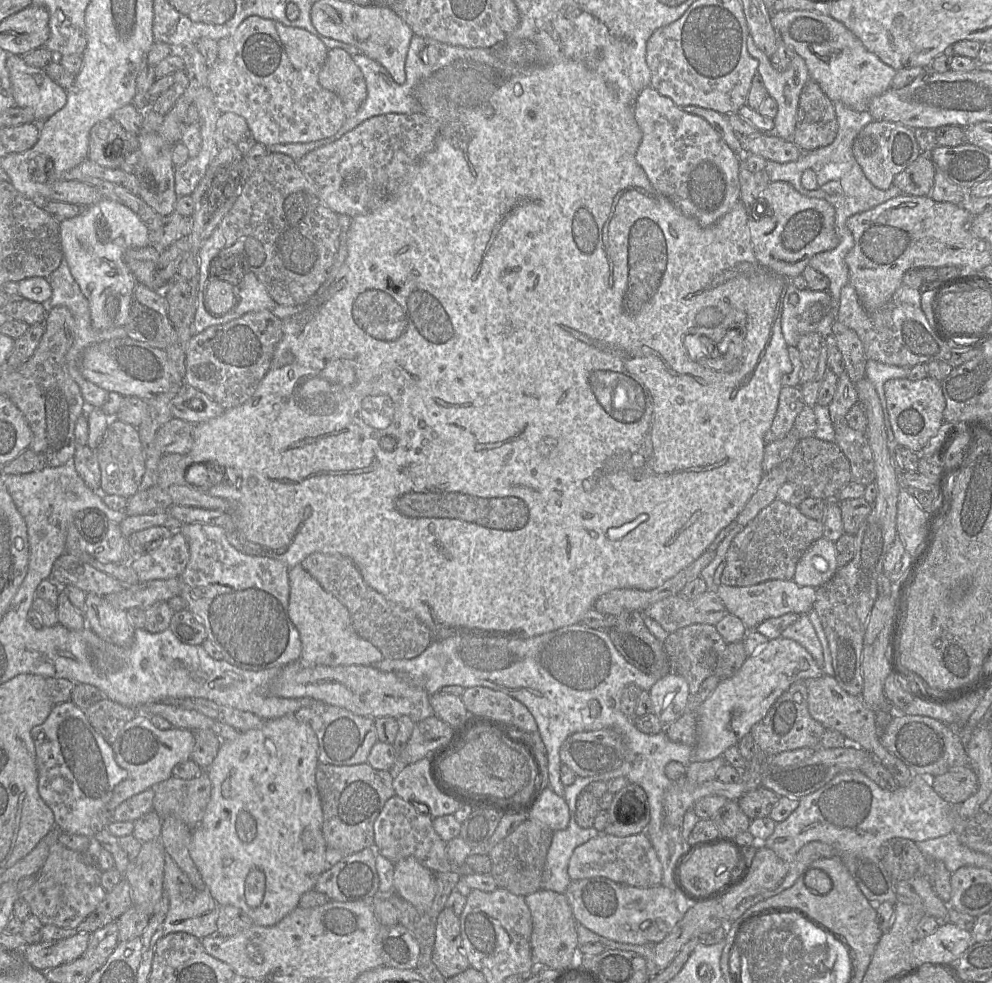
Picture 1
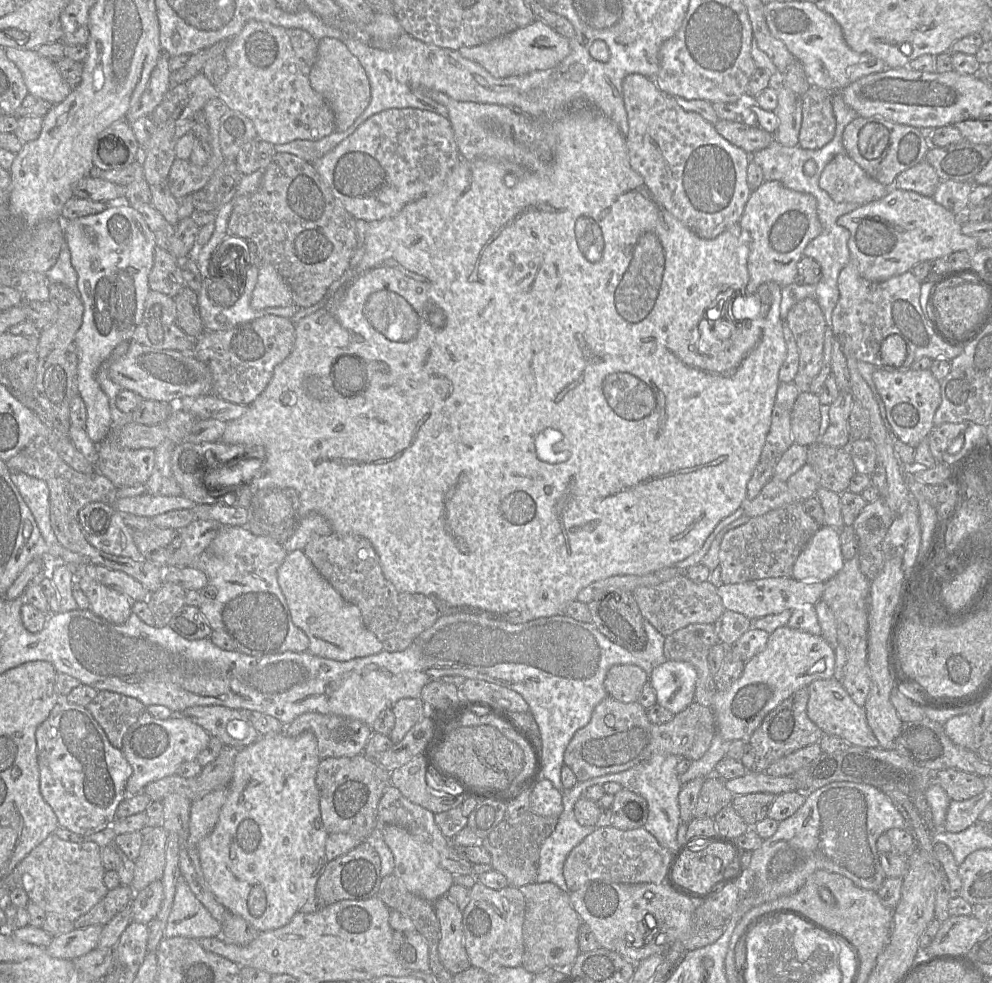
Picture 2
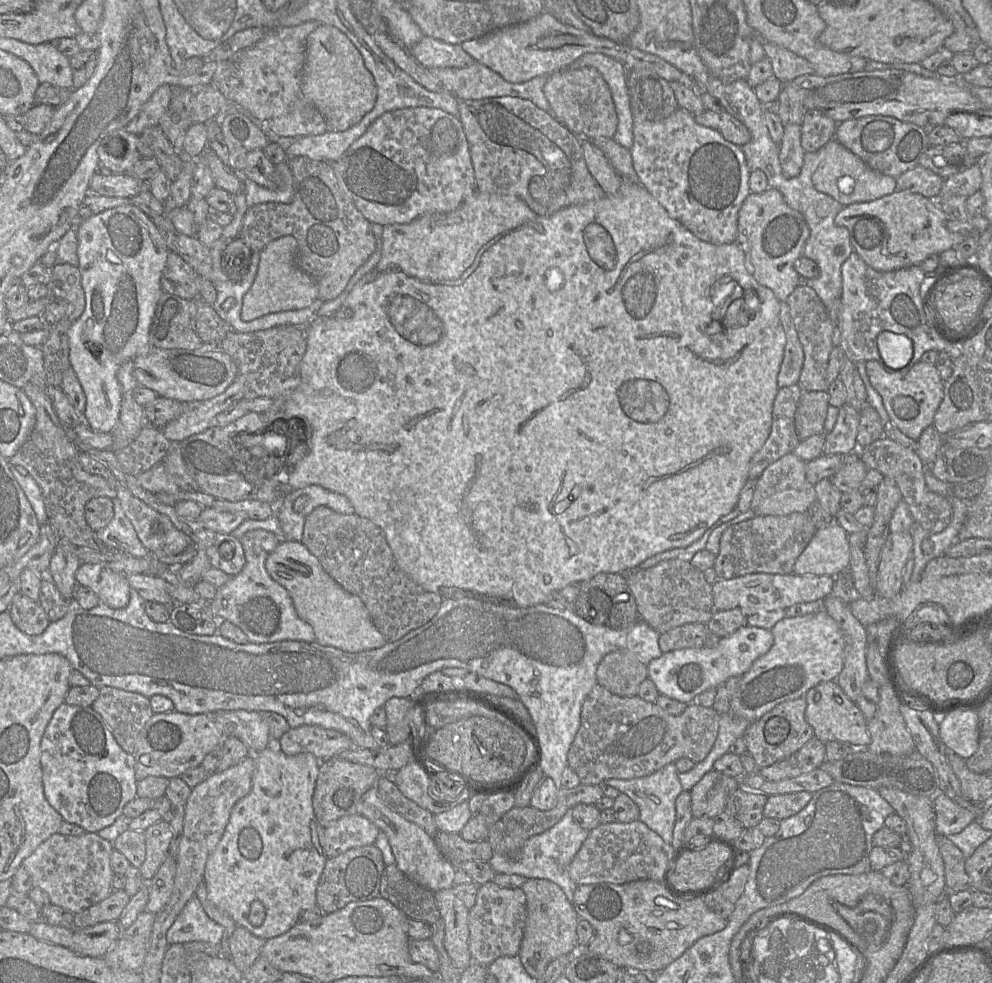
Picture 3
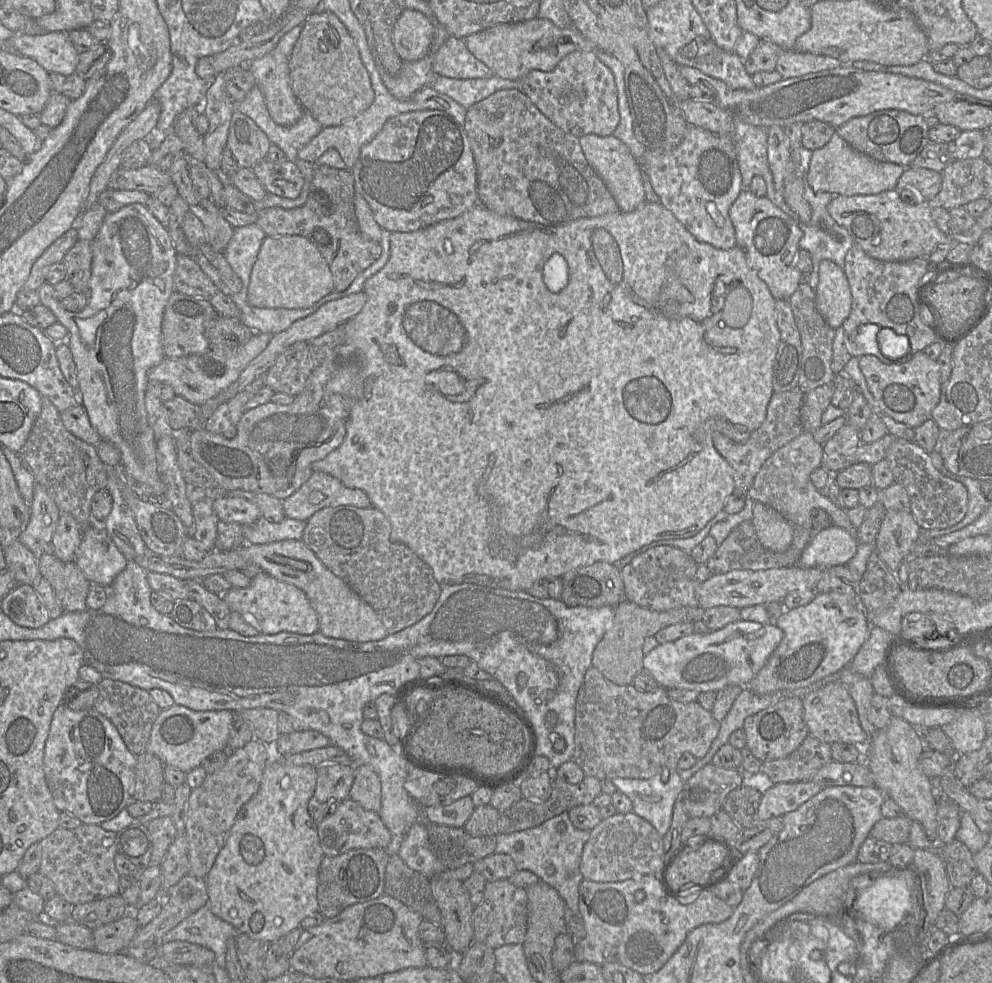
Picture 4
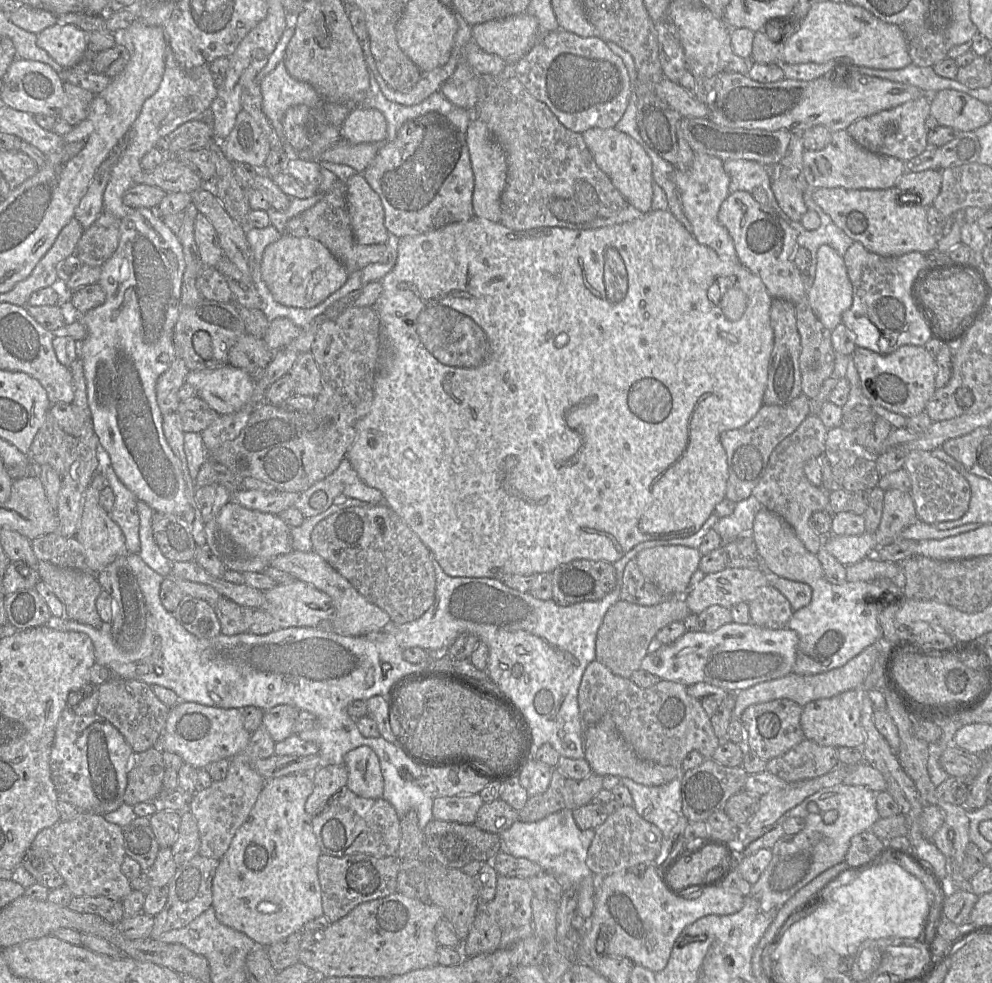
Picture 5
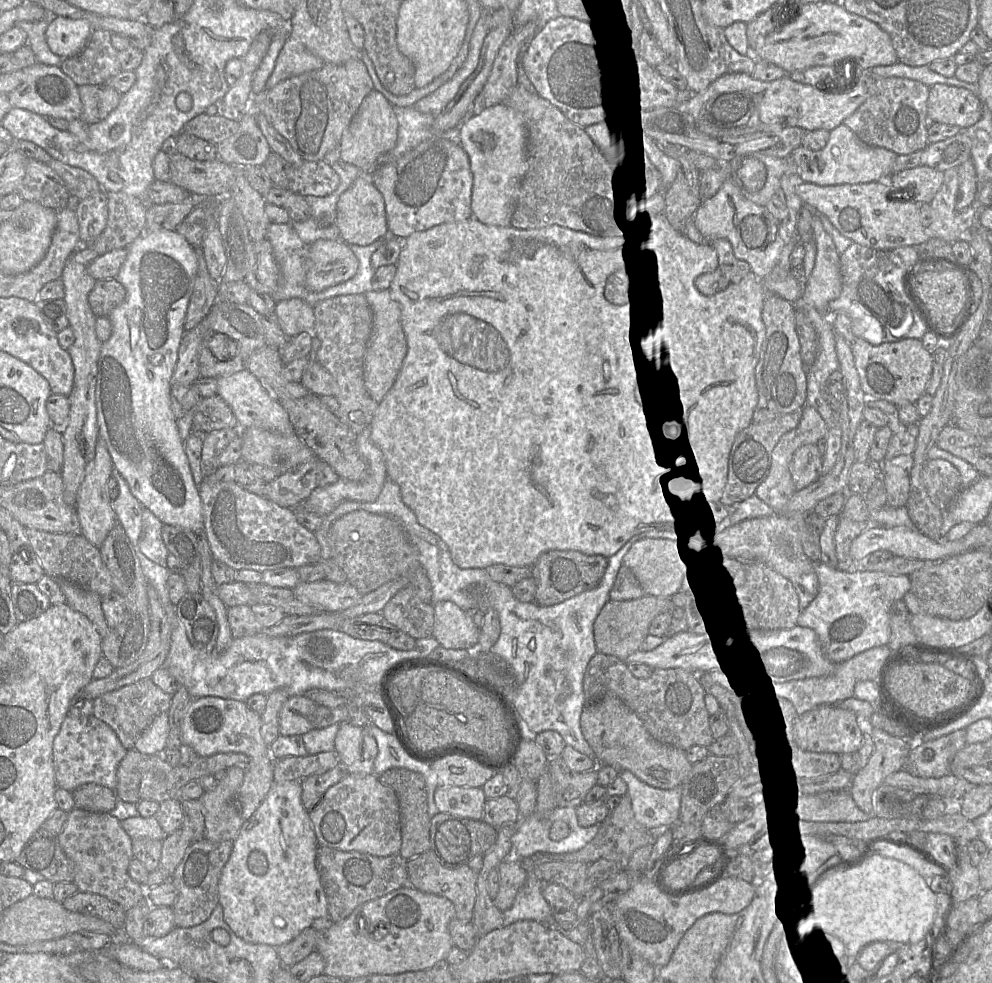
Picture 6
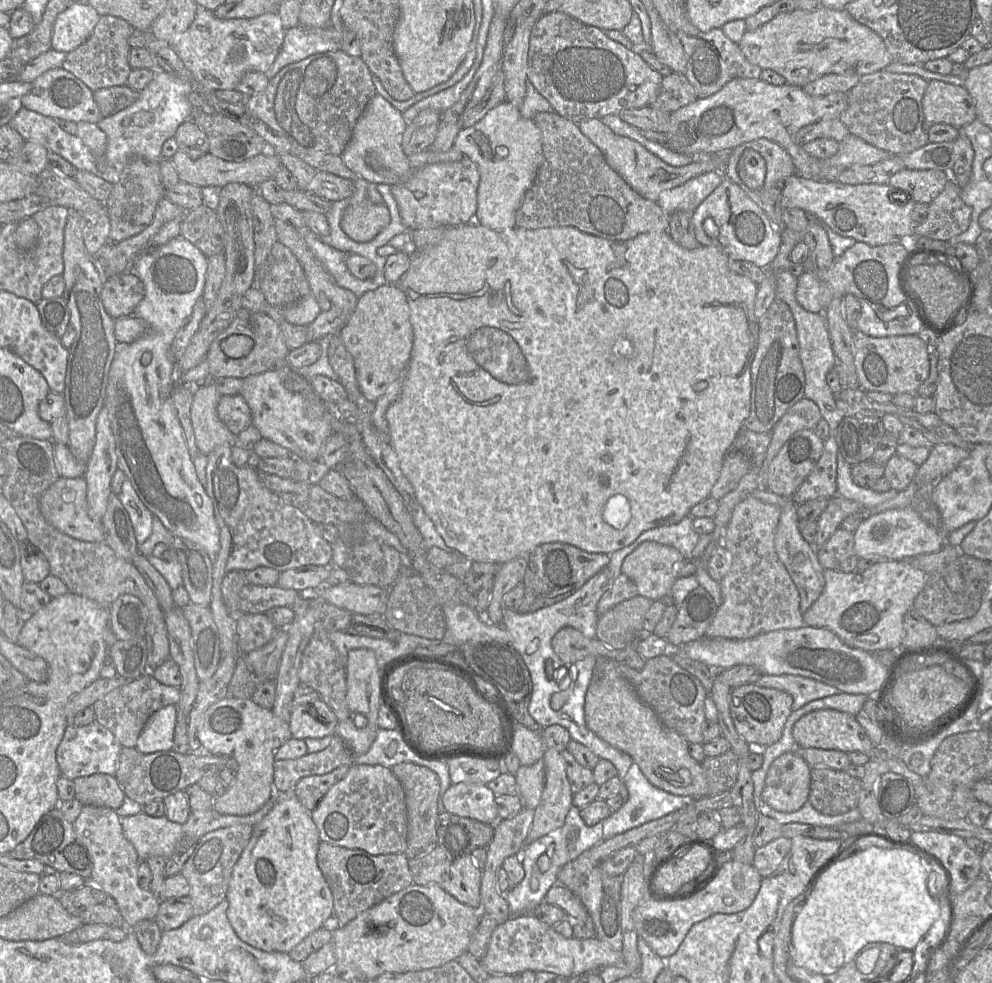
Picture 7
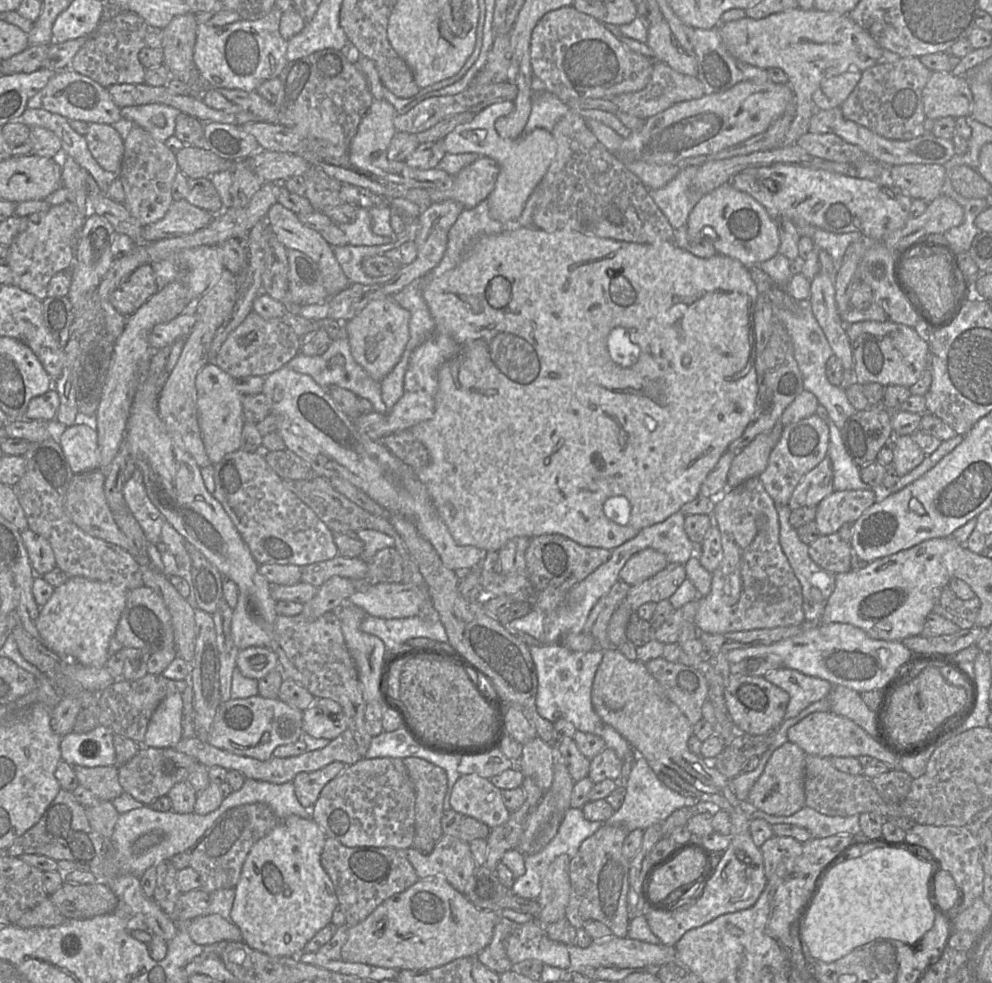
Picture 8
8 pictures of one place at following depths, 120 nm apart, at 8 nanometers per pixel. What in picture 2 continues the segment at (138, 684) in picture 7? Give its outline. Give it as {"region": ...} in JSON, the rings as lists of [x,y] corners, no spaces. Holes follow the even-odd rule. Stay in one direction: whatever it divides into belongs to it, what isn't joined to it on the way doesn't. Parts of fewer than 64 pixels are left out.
{"region":[[[99,691],[86,706],[105,731],[111,744],[122,750],[128,730],[147,707],[138,699],[112,691]]]}

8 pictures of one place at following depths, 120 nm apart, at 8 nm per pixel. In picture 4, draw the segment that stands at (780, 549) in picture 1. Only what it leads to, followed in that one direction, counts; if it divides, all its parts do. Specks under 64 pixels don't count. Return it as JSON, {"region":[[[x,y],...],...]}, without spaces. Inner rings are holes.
{"region":[[[752,520],[744,521],[735,527],[728,537],[718,546],[717,551],[711,556],[706,566],[712,575],[724,574],[732,570],[765,570],[771,568],[791,567],[798,564],[803,550],[810,542],[814,531],[801,526],[793,526],[793,540],[790,547],[780,553],[771,552],[760,543]]]}

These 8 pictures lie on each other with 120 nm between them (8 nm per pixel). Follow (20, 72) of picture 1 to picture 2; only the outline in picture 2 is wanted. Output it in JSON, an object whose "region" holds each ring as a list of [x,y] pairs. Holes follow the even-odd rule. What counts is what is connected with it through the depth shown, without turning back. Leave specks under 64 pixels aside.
{"region":[[[4,48],[6,56],[22,73],[28,93],[53,105],[61,103],[71,92],[70,86],[60,75],[56,64],[35,50]]]}

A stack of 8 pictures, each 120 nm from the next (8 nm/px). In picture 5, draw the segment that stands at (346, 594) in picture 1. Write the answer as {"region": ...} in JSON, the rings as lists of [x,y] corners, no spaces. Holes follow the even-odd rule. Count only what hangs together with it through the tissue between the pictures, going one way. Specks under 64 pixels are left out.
{"region":[[[353,506],[319,522],[311,533],[313,551],[342,575],[369,602],[383,609],[396,625],[419,619],[434,603],[436,592],[432,553],[389,506]]]}

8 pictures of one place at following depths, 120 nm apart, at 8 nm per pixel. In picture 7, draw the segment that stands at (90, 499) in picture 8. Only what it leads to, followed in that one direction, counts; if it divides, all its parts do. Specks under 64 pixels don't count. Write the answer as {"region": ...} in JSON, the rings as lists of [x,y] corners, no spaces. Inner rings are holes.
{"region":[[[60,476],[41,495],[40,510],[51,526],[71,537],[88,542],[105,542],[101,521],[93,519],[89,514],[87,483],[84,477]]]}

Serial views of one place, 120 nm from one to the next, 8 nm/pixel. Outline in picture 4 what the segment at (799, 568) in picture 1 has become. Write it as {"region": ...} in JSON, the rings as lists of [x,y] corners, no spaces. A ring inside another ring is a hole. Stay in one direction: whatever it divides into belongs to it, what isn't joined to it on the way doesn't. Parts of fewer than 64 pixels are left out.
{"region":[[[833,524],[813,533],[797,565],[804,568],[831,568],[847,564],[855,556],[858,544],[853,535]]]}

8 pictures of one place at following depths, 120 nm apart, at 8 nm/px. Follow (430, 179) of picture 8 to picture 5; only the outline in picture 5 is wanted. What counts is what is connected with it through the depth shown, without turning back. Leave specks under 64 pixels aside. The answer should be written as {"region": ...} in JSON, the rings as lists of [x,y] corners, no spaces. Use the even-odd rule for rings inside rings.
{"region":[[[355,107],[341,126],[341,137],[352,144],[386,139],[387,121],[377,109]]]}

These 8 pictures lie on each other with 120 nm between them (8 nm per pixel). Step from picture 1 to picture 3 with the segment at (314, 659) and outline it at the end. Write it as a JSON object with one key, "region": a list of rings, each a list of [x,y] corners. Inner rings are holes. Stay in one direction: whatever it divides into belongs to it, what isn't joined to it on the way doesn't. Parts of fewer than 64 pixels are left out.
{"region":[[[280,541],[280,544],[268,556],[265,567],[273,580],[282,585],[290,594],[298,616],[310,624],[316,636],[316,642],[332,646],[345,652],[357,653],[383,647],[387,640],[373,624],[369,611],[363,601],[347,592],[322,567],[319,560],[299,541]]]}

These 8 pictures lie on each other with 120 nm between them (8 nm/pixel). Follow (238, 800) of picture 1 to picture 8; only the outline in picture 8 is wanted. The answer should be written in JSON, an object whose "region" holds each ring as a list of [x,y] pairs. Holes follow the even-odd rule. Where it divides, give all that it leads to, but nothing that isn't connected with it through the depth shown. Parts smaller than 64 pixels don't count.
{"region":[[[291,815],[251,848],[244,862],[230,918],[240,929],[244,943],[269,956],[295,957],[318,931],[331,923],[333,912],[339,907],[334,885],[321,864],[321,854],[327,836],[313,819]]]}

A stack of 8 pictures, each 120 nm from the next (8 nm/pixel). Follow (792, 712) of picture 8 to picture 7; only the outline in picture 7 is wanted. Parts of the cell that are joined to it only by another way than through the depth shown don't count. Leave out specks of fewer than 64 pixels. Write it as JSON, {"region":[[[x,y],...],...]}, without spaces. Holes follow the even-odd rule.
{"region":[[[791,674],[761,675],[756,684],[790,694],[793,698],[792,711],[811,701],[842,693],[839,689],[818,680]]]}

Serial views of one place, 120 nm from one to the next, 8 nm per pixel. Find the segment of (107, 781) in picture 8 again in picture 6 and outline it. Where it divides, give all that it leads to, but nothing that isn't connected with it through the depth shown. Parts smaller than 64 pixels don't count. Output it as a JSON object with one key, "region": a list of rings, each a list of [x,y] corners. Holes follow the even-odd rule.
{"region":[[[95,783],[81,785],[73,796],[76,808],[91,812],[110,813],[118,801],[115,790]]]}

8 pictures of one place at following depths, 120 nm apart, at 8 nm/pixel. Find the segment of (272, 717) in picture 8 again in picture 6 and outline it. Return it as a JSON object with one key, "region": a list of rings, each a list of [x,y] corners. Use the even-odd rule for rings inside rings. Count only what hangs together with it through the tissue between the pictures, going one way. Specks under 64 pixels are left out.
{"region":[[[209,696],[192,700],[181,725],[182,742],[190,746],[200,757],[230,752],[249,756],[250,764],[244,769],[243,784],[237,795],[238,808],[244,820],[248,820],[254,814],[274,784],[276,759],[272,757],[271,746],[265,743],[261,735],[261,724],[262,716],[251,710],[246,702]]]}

